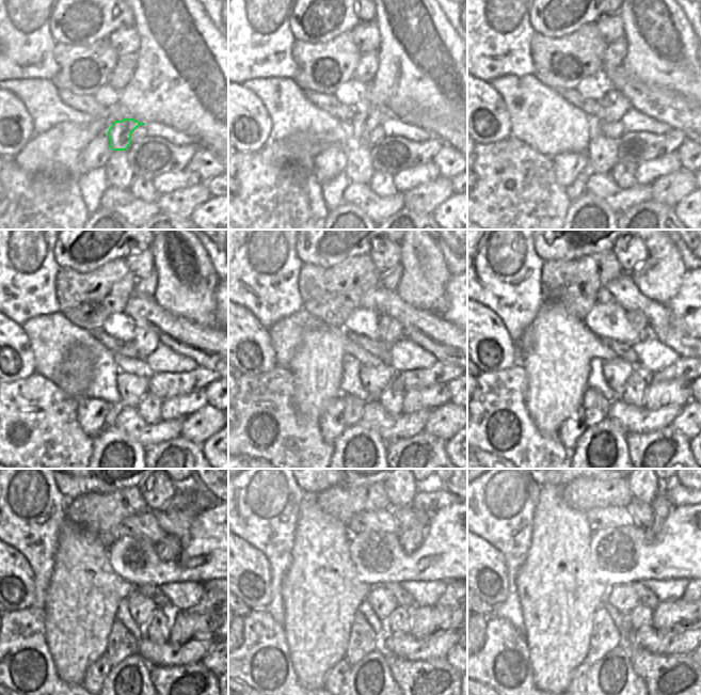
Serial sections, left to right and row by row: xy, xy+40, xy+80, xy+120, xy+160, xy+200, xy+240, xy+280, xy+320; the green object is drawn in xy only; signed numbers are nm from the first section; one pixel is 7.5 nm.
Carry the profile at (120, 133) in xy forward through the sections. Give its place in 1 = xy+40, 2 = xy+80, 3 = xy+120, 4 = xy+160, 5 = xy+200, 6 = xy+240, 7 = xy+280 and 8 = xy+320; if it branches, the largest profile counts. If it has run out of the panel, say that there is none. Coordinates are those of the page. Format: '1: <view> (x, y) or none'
1: xy+40 (366, 117)
2: xy+80 (617, 105)
3: xy+120 (145, 341)
4: xy+160 (391, 331)
5: xy+200 (637, 319)
6: xy+240 (169, 549)
7: xy+280 (410, 539)
8: xy+320 (660, 506)

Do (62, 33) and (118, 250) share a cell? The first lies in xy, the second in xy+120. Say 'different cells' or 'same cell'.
same cell

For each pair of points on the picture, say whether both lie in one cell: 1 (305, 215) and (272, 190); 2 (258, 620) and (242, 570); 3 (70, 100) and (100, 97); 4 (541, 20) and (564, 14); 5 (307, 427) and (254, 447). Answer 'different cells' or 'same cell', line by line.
1: same cell
2: different cells
3: different cells
4: same cell
5: same cell

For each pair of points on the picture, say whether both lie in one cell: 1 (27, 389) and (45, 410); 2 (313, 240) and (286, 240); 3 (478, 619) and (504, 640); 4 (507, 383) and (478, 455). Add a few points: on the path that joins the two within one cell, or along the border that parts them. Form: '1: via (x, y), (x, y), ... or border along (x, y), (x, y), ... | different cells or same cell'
1: via (29, 394), (40, 405) | same cell
2: border along (295, 240), (295, 253), (303, 264) | different cells
3: border along (488, 616), (484, 644), (479, 649) | different cells
4: border along (478, 448), (502, 457) | different cells

